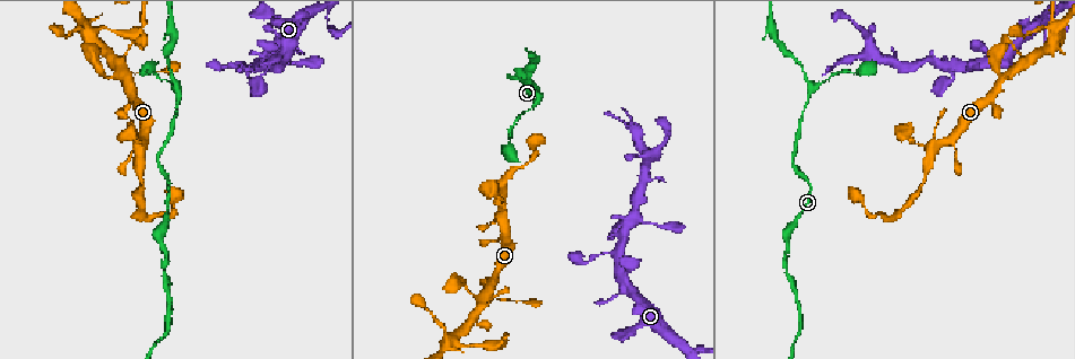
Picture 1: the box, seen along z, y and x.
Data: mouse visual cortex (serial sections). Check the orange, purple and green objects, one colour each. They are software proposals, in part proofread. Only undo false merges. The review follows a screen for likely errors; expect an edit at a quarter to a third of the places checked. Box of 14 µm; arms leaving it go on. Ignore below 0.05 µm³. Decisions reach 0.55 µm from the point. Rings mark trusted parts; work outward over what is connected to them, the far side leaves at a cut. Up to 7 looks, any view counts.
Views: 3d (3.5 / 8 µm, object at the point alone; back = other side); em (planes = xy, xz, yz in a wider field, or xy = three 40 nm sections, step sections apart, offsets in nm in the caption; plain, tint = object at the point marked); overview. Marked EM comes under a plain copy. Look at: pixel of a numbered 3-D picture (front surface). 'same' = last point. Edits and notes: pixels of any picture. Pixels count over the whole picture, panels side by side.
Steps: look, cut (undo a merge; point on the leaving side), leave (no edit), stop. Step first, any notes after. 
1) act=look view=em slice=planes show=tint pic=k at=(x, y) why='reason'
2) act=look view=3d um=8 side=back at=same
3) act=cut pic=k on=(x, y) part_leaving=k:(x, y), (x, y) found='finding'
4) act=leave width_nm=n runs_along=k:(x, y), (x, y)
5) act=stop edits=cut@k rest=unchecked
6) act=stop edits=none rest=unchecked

act=look view=3d um=8 pic=1 at=(811, 90) why='sudden change in width'

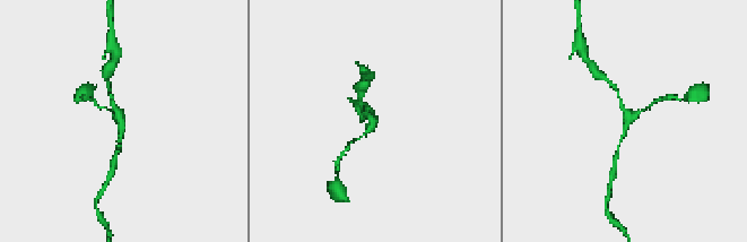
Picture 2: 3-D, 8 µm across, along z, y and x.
act=look view=em slice=xy step=5 show=tint pic=2 at=(118, 117)

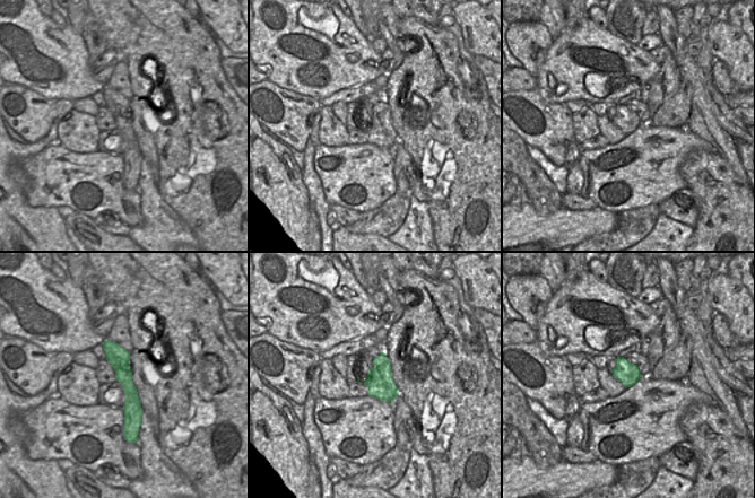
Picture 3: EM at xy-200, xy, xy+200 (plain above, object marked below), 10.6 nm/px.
act=leave arm_widths_nm=100,150,150 found='one cell here'

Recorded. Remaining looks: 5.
act=look view=3d um=3.5 pic=1 at=(483, 294) why='sharp bend'

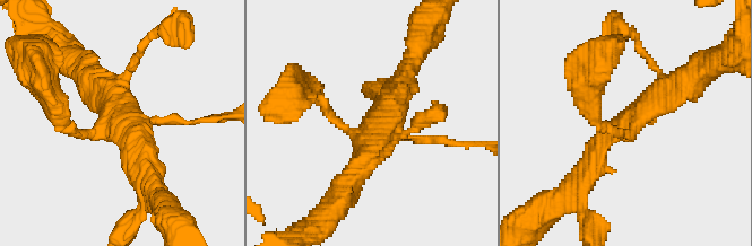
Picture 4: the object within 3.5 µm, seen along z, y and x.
act=look view=em slice=xy step=1 show=tint pic=4 at=(632, 119) arms=4 arm_widths_nm=100,150,300,300 why='now the EM'

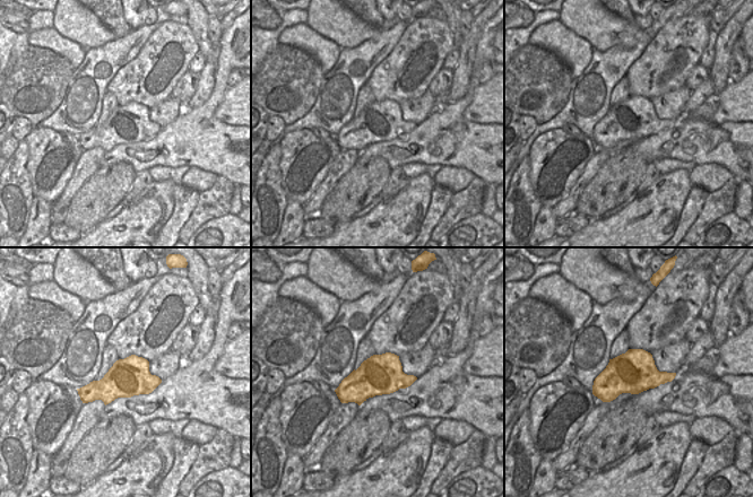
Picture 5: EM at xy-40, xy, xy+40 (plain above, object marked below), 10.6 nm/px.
act=look view=em slice=xy step=5 show=tint at=same why='another direction'

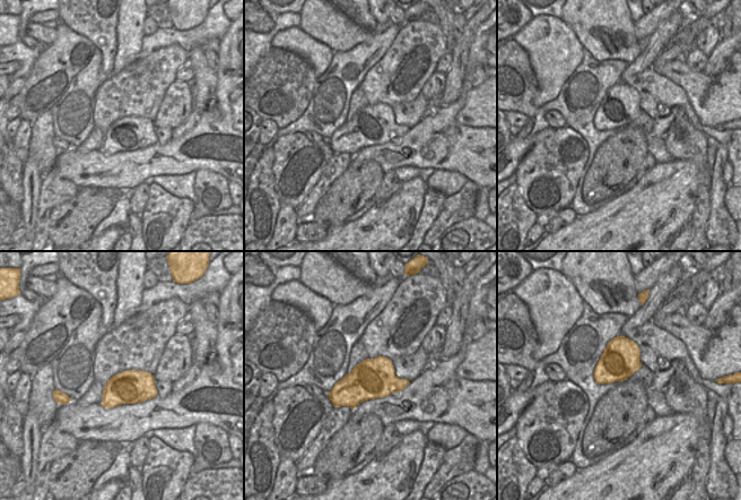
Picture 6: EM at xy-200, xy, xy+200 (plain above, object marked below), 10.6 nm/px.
act=leave runs_along=4:(589, 170), (610, 132), (684, 84) found='one cell here'

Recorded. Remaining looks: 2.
act=look view=3d um=3.5 pic=1 at=(1056, 33) why='four or more arms meet'

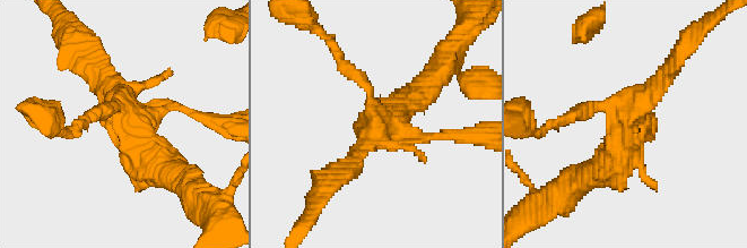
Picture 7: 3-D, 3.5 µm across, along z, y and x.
act=leave runs_along=7:(590, 177), (642, 114) found='continuous, no second cell'

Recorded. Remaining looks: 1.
act=stop edits=none rest=unchecked

